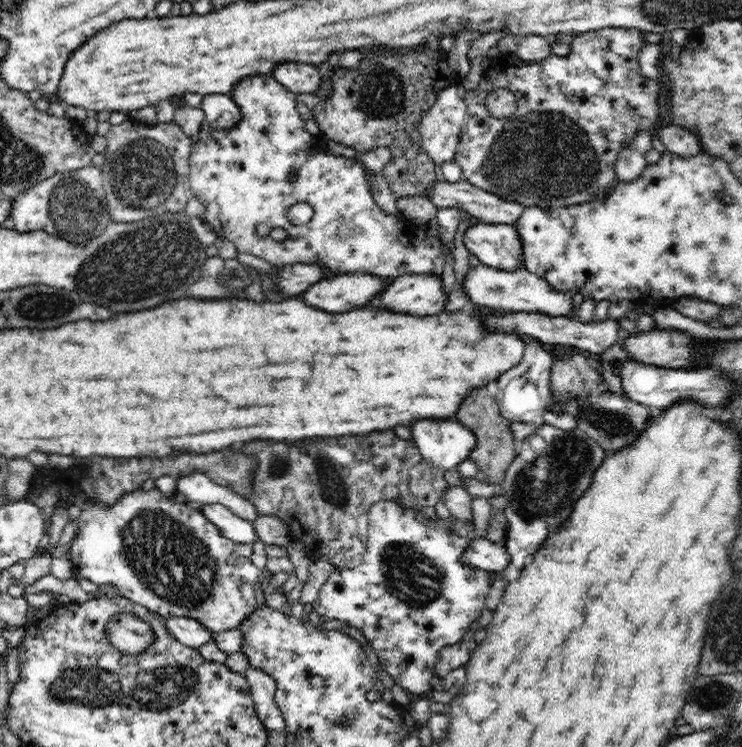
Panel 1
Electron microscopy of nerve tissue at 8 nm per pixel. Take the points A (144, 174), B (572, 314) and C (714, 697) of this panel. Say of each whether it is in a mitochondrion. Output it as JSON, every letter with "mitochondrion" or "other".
{"A":"mitochondrion","B":"other","C":"mitochondrion"}

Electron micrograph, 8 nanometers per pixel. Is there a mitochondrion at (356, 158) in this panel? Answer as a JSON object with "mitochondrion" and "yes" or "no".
{"mitochondrion":"no"}

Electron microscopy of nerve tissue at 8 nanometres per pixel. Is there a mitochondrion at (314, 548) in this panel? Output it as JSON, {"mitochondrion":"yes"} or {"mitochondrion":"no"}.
{"mitochondrion":"no"}

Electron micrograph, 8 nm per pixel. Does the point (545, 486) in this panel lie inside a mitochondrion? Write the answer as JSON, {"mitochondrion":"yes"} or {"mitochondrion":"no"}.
{"mitochondrion":"yes"}

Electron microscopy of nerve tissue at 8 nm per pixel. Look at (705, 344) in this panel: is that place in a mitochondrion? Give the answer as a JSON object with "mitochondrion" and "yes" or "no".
{"mitochondrion":"no"}

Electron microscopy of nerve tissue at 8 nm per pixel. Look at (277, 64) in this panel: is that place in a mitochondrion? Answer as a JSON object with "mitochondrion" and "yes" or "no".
{"mitochondrion":"no"}

